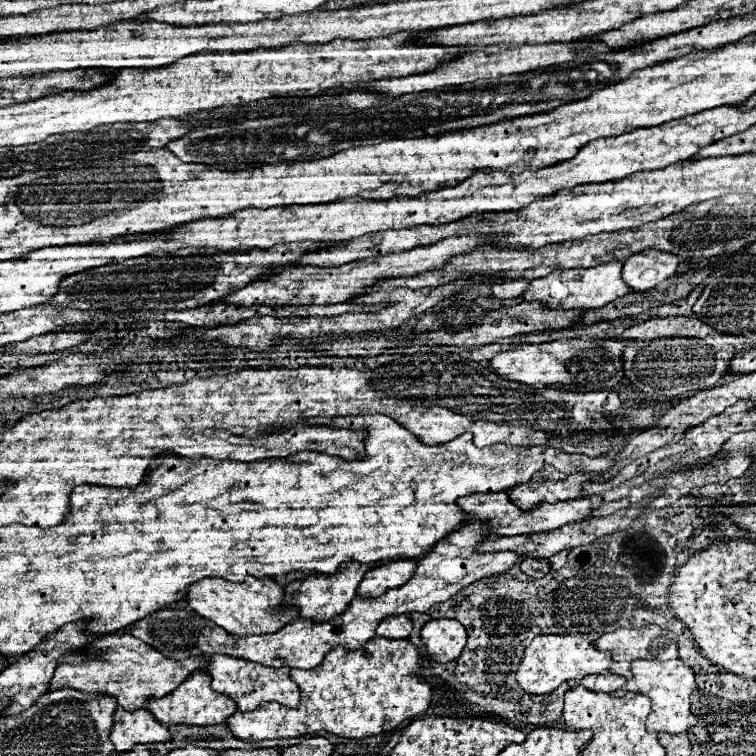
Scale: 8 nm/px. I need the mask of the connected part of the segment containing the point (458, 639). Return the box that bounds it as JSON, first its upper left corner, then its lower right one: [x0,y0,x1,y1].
[421,620,467,662]

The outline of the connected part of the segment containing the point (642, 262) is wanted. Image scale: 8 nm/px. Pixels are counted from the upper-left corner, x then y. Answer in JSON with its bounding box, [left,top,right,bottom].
[623,250,679,292]

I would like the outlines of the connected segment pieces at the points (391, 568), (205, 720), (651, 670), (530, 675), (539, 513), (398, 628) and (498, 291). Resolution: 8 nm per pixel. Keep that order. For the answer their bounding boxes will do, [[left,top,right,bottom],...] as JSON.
[[357,560,417,596],[145,670,237,726],[613,658,699,734],[517,634,611,694],[459,492,605,536],[377,614,413,640],[491,280,529,300]]

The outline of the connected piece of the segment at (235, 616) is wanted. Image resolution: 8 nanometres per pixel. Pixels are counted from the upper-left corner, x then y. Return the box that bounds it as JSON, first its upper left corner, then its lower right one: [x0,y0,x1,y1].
[185,576,291,636]

